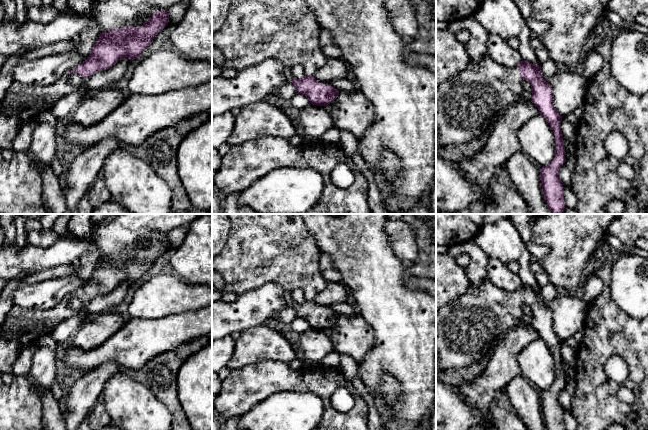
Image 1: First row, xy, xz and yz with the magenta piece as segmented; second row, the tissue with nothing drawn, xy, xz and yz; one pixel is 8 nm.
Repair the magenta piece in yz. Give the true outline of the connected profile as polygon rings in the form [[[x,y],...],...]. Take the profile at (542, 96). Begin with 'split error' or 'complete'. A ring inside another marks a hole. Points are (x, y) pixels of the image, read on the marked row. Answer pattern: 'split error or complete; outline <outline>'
split error; outline [[[489,54],[480,62],[470,61],[466,70],[452,76],[436,88],[436,148],[451,148],[467,143],[486,134],[501,114],[513,106],[522,93],[522,81],[527,80],[532,87],[531,101],[540,115],[549,123],[554,132],[556,152],[553,161],[540,170],[540,181],[544,199],[552,214],[563,214],[565,210],[564,187],[559,171],[565,163],[565,146],[561,130],[562,116],[554,107],[554,95],[550,83],[546,82],[541,68],[523,60],[517,67],[505,68],[497,64]]]

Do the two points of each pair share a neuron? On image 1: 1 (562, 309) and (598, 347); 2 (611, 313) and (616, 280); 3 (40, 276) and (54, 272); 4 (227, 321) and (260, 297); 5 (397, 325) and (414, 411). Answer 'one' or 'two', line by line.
1: two
2: two
3: one
4: one
5: one

